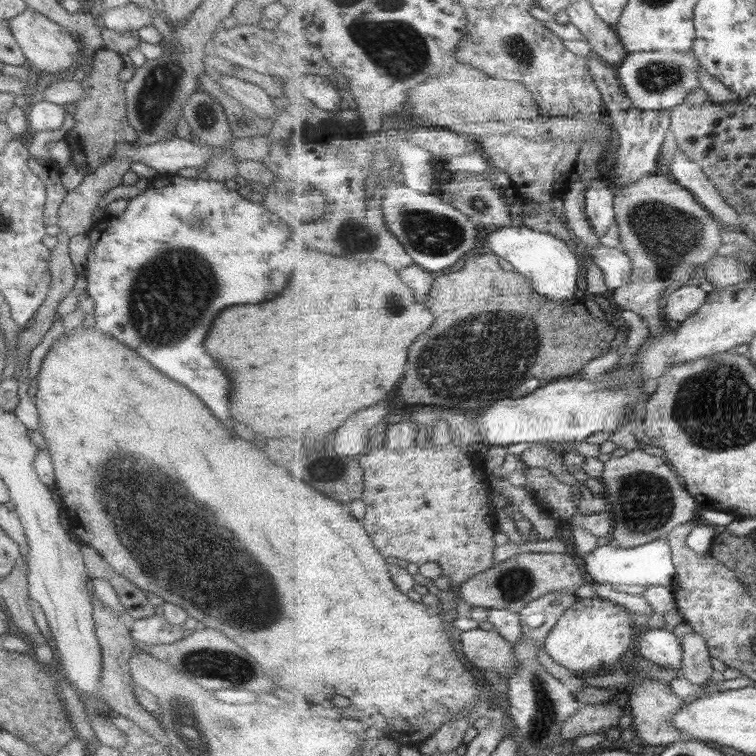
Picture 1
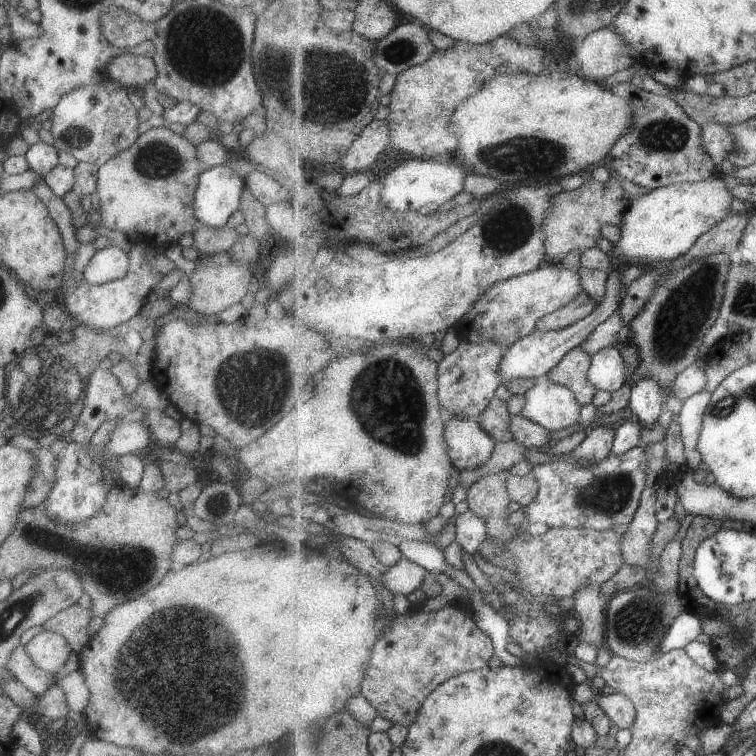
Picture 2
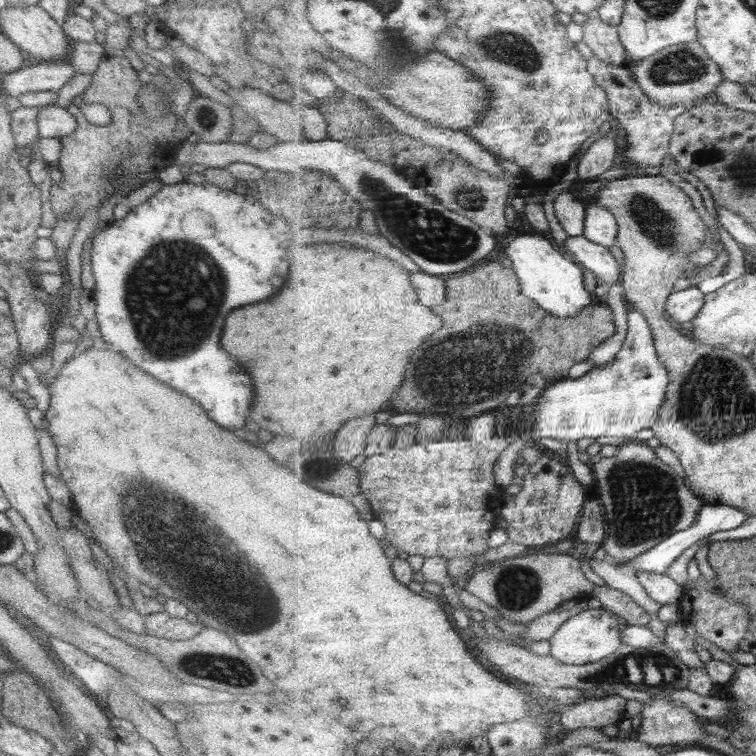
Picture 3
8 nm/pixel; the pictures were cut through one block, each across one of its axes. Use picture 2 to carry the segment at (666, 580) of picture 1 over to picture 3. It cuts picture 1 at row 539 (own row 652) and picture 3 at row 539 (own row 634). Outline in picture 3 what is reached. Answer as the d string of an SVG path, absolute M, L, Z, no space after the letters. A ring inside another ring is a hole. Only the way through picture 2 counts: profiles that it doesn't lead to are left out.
M706 504L703 508L702 515L698 520L698 523L693 524L689 529L683 530L678 534L674 534L672 538L668 538L666 542L662 542L660 546L656 546L654 550L642 554L633 558L631 561L626 561L625 564L618 564L622 567L631 567L634 571L640 572L657 572L658 574L666 574L674 564L676 560L684 554L685 550L688 550L693 544L696 544L698 540L709 537L714 532L722 532L722 530L734 530L738 526L742 526L750 515L740 510L736 507L727 506L727 505L710 505Z

